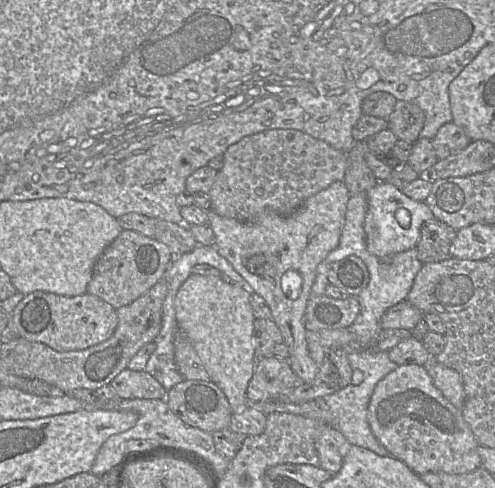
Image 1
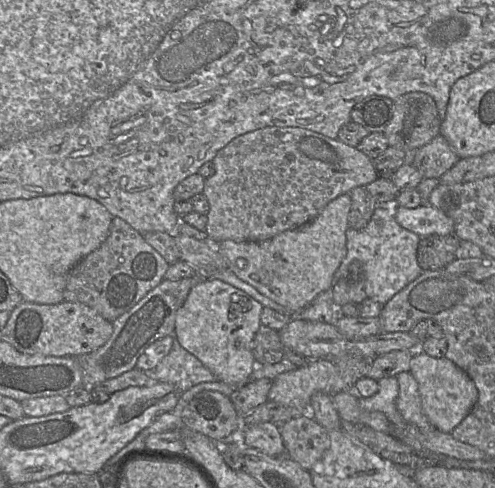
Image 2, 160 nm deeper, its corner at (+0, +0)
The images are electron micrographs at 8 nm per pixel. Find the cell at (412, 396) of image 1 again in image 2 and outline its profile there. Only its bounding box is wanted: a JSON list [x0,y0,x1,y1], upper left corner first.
[396,371,433,428]

